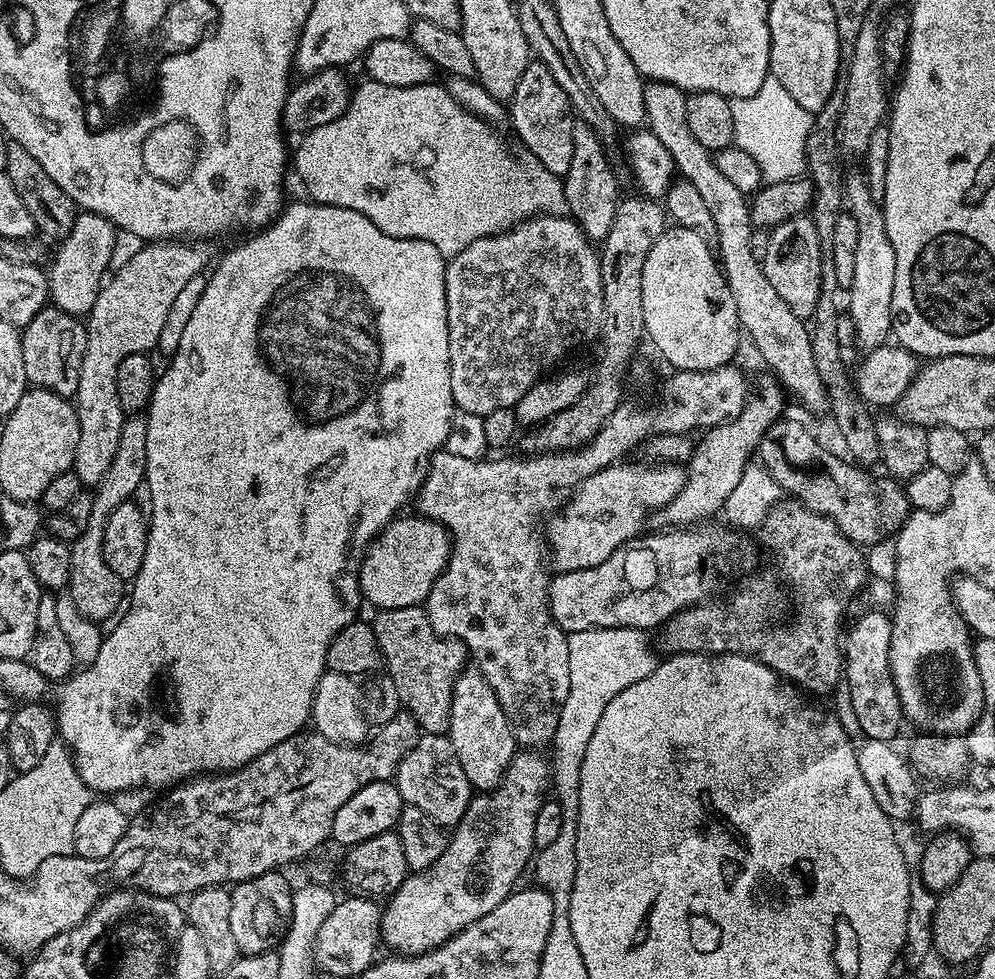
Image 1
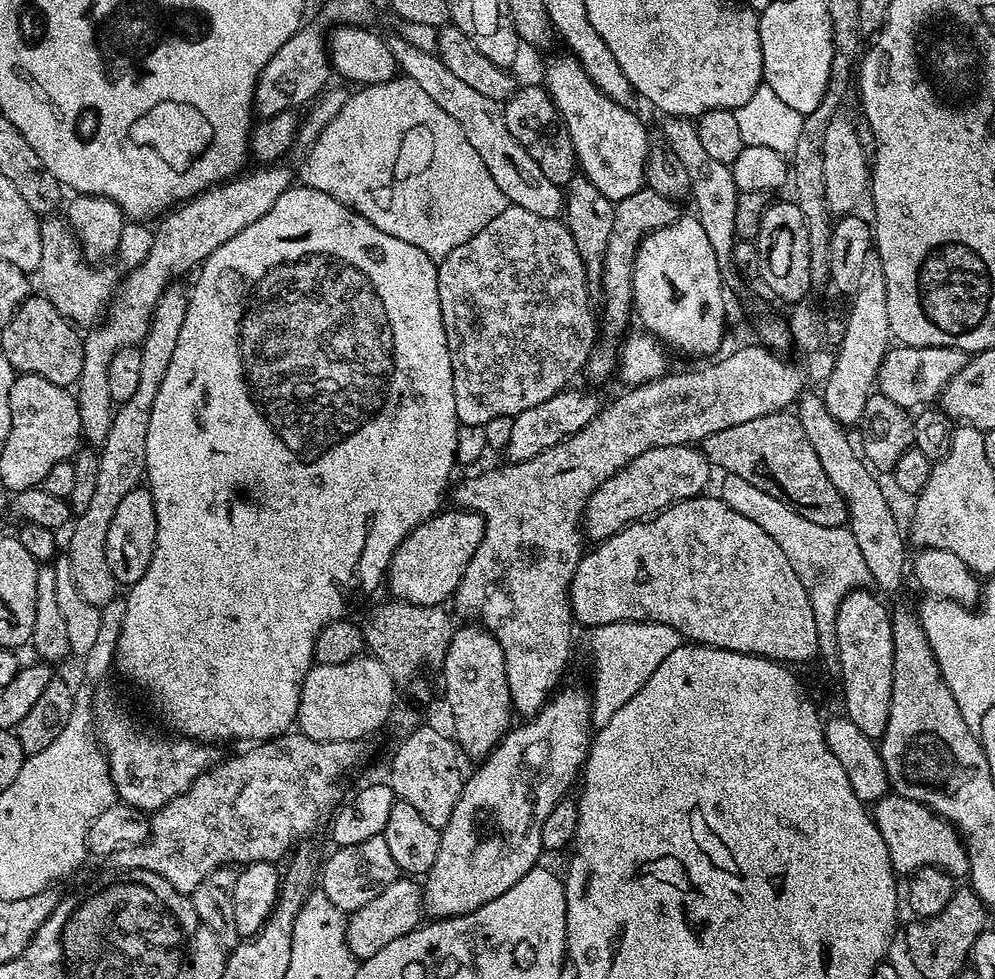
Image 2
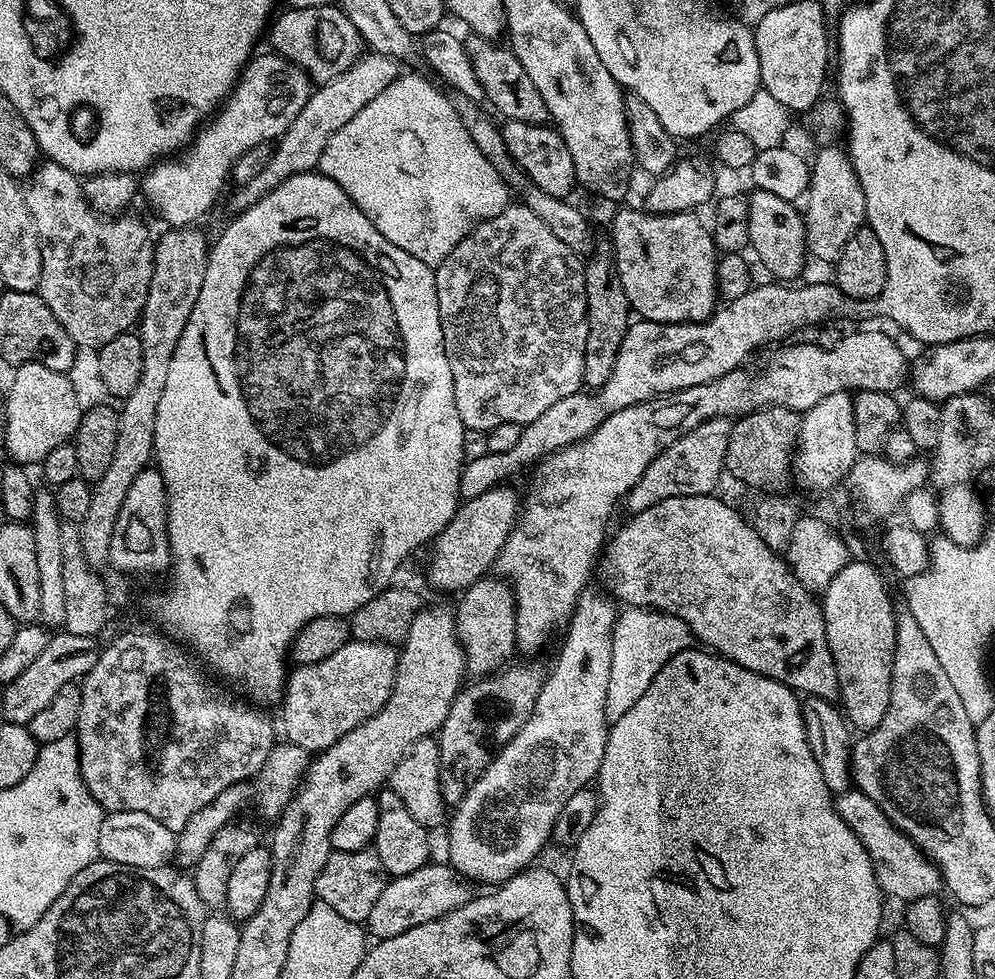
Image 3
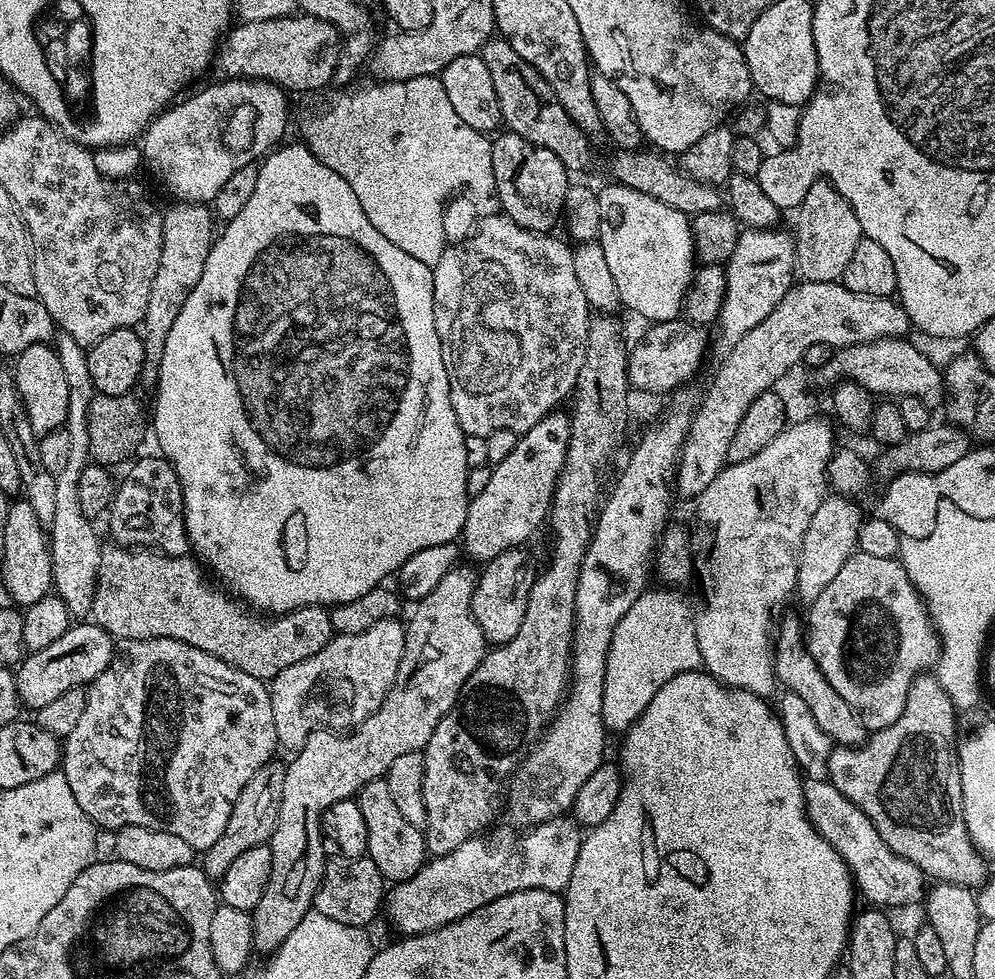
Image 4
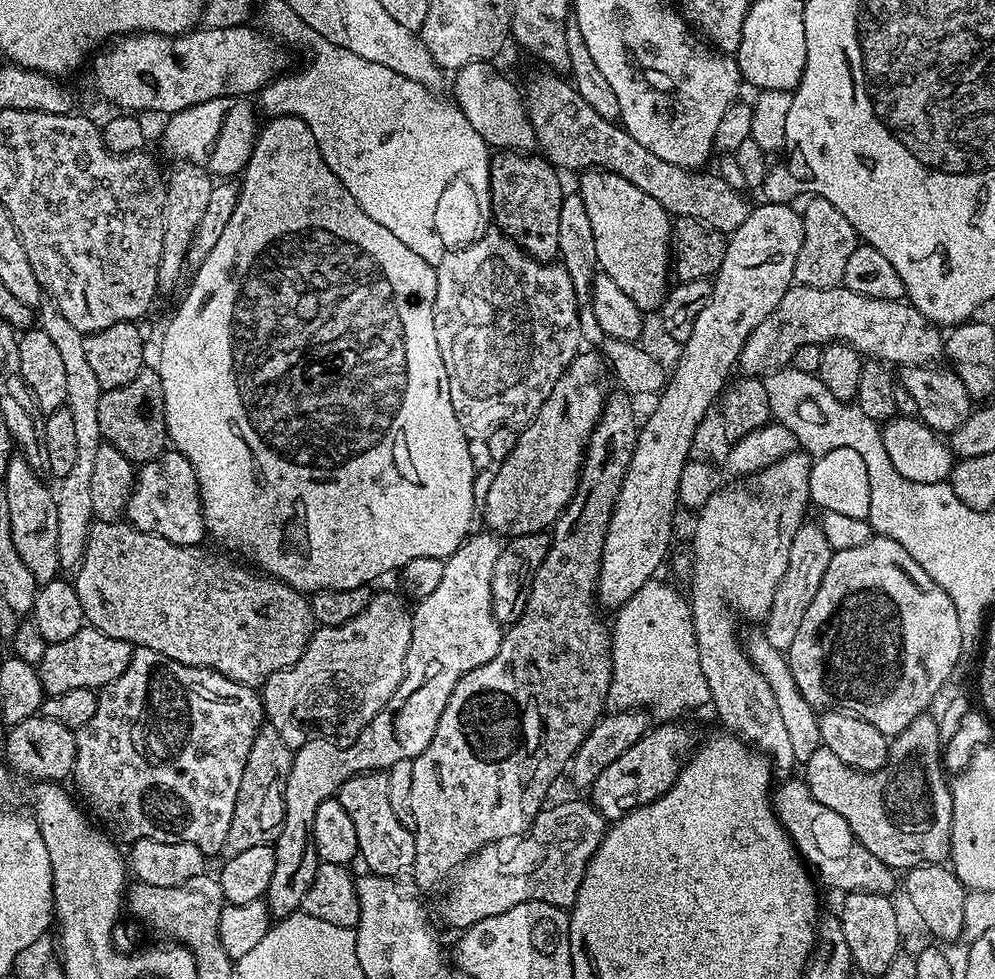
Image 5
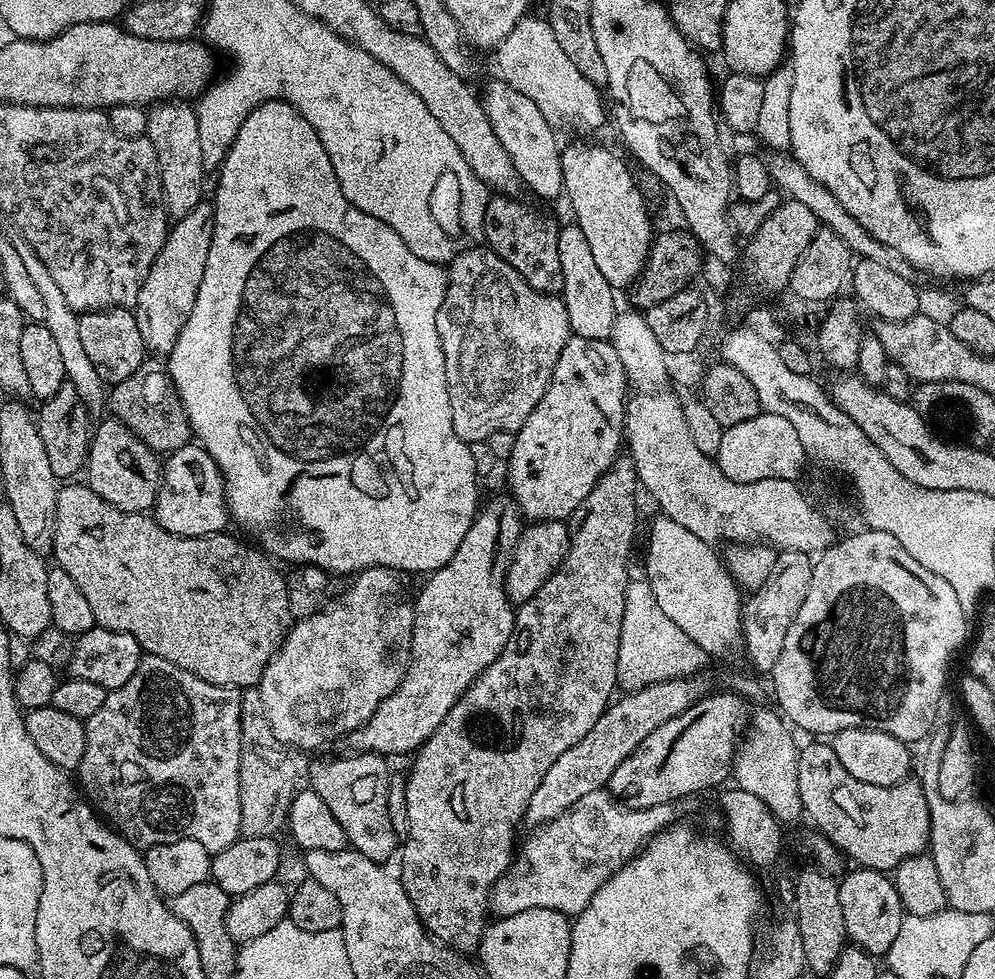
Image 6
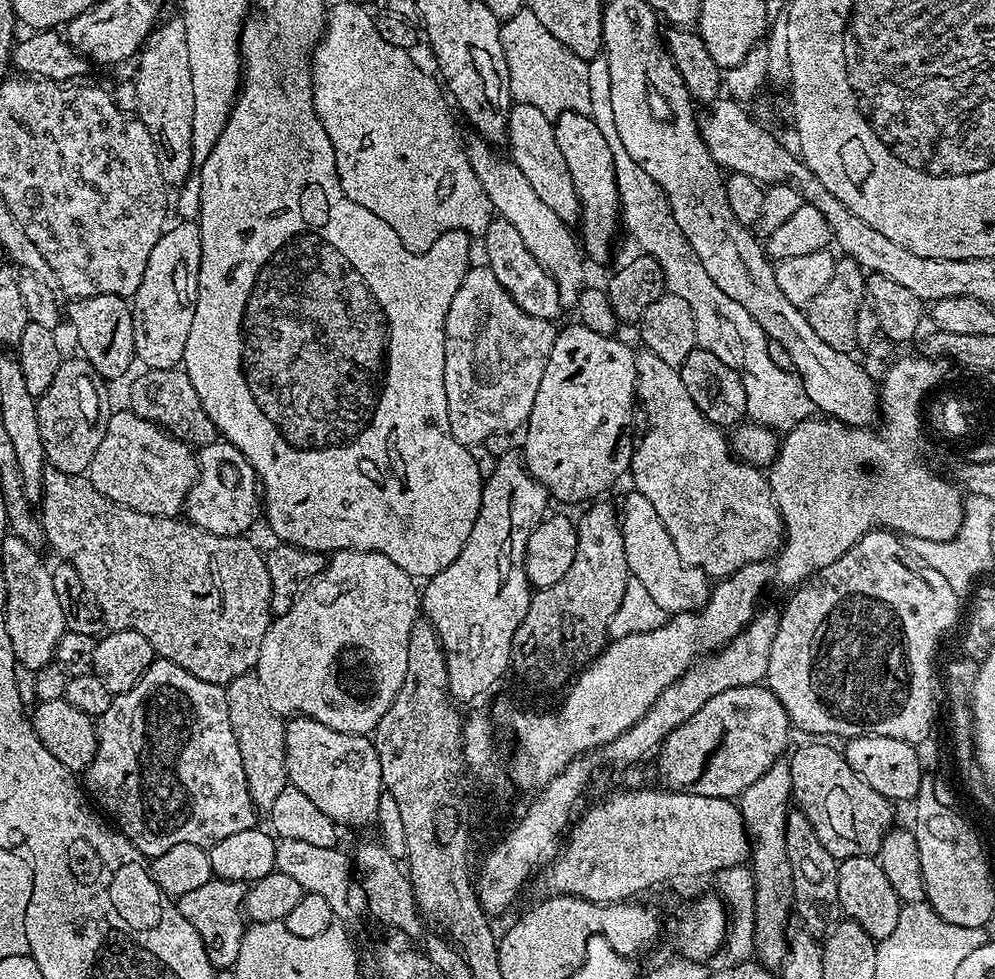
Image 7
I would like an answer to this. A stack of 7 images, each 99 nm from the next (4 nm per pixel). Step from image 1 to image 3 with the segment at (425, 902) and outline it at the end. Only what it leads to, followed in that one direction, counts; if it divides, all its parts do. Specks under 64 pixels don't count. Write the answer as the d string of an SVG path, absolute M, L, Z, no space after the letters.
M585 590L580 593L576 609L572 611L572 617L569 618L566 625L566 631L563 633L564 641L560 644L560 653L556 656L556 661L552 664L552 672L550 671L544 677L544 685L538 694L538 702L534 702L534 710L532 716L522 726L522 730L518 730L518 734L514 734L514 738L510 738L510 742L505 748L493 756L490 766L484 773L476 779L468 788L468 792L460 799L460 803L455 805L453 814L447 821L448 828L448 857L447 863L455 868L461 876L469 881L481 880L482 883L488 884L484 886L499 886L512 876L523 872L525 868L533 863L532 860L552 839L552 827L554 826L554 818L558 818L558 810L562 810L562 806L573 794L578 794L578 790L589 787L590 782L595 781L598 770L602 764L602 754L606 750L606 738L610 722L606 718L604 711L606 710L606 686L610 686L610 650L612 649L612 628L616 624L618 615L617 605L614 603L613 597L607 591L592 592L593 590Z

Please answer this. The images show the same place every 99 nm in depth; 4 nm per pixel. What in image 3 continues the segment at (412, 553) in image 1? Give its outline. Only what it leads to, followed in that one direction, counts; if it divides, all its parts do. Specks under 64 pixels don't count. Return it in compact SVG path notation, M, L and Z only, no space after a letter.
M499 486L477 497L465 499L457 508L454 518L446 522L430 545L428 580L444 592L463 593L474 582L489 575L495 560L522 508L522 500L510 486Z

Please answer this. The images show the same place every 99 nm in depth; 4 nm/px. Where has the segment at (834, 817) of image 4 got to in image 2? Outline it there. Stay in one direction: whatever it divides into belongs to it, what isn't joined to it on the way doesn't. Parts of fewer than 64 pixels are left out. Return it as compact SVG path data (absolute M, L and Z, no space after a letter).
M889 794L875 801L871 813L882 834L882 842L886 842L892 869L897 874L911 874L920 868L940 868L953 878L967 877L968 850L960 833L925 804Z

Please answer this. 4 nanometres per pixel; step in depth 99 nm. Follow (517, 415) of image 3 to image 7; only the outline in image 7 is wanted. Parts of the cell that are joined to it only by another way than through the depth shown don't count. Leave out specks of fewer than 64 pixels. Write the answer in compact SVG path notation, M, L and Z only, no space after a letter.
M486 266L469 267L444 323L446 410L450 430L460 444L482 444L486 438L490 438L490 434L515 433L527 425L528 415L534 406L534 394L538 394L538 382L542 382L557 331L553 321L530 318L530 314L526 314L526 310L522 310L522 306L510 298L502 282L498 282L498 278L494 278Z

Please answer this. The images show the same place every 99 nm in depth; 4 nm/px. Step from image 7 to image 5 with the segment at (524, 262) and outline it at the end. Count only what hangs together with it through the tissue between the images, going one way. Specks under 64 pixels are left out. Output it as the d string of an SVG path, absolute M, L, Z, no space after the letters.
M500 150L491 157L488 165L487 186L492 196L491 219L496 219L495 227L509 236L527 256L541 262L552 262L559 257L558 222L561 217L562 204L566 188L560 185L561 173L549 164L540 154Z

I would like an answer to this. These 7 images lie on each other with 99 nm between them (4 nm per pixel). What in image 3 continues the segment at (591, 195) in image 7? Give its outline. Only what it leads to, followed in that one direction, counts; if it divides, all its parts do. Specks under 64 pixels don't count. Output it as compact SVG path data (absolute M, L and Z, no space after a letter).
M624 208L612 220L610 243L616 273L628 299L628 307L637 317L658 323L698 323L708 319L718 307L716 262L718 253L711 231L695 211L654 216L636 208Z

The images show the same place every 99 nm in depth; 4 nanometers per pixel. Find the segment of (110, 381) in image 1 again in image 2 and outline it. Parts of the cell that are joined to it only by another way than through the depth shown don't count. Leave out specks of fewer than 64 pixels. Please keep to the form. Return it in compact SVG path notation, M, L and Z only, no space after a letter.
M260 166L255 169L257 172L250 173L251 171L249 171L247 174L241 174L213 187L205 188L200 195L173 207L157 223L161 224L155 225L154 246L150 246L150 254L146 254L144 261L125 275L128 276L125 280L123 277L119 281L116 294L113 296L111 304L108 305L104 319L83 337L82 374L75 382L74 395L78 402L78 414L82 422L82 436L89 445L104 445L106 434L110 434L114 411L114 405L110 398L110 386L108 386L110 358L114 358L114 354L118 354L118 350L134 348L143 344L152 321L154 306L158 306L158 298L162 298L162 294L167 290L169 284L180 278L183 272L190 271L192 267L193 271L197 266L203 264L206 257L214 254L214 250L218 250L218 246L222 246L222 242L230 242L230 238L234 238L234 234L242 234L242 230L246 230L246 226L254 226L254 222L258 222L258 218L267 214L270 206L274 206L274 202L278 202L278 198L282 198L286 189L293 187L293 169L291 172L288 168L280 167L284 166Z

